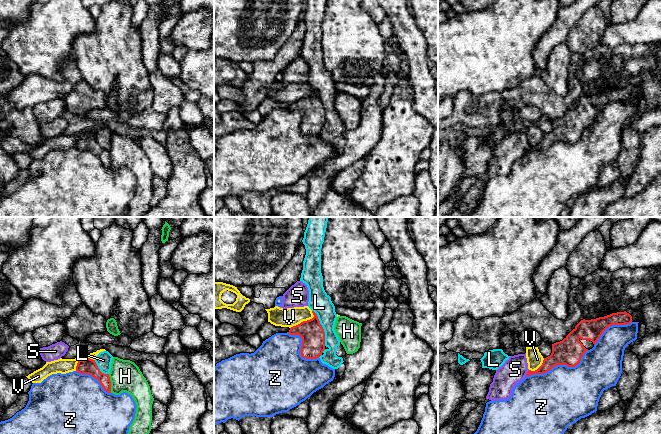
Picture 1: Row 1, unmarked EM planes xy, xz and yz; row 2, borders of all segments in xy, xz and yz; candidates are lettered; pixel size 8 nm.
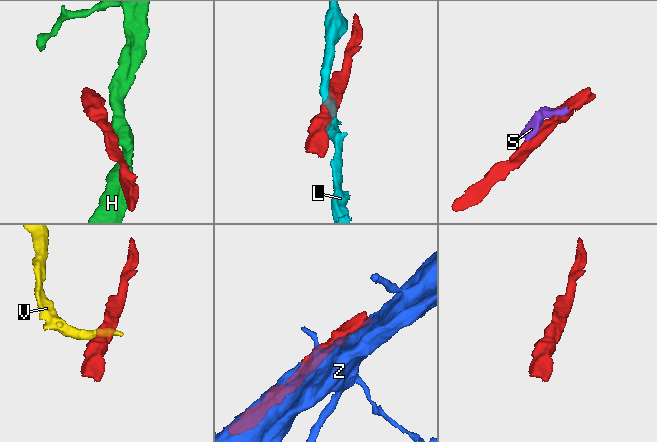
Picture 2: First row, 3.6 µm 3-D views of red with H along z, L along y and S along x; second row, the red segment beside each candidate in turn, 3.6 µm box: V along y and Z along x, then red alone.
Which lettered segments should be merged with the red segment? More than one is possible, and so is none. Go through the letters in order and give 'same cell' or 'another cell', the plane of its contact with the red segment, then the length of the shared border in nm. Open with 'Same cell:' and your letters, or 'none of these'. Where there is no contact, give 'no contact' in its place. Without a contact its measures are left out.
Same cell: none of these
H: another cell; contact in xy; length 150 nm
L: another cell; contact in xz; length 300 nm
S: another cell; contact in yz; length 60 nm
V: another cell; contact in xz; length 240 nm
Z: another cell; contact in yz; length 550 nm

